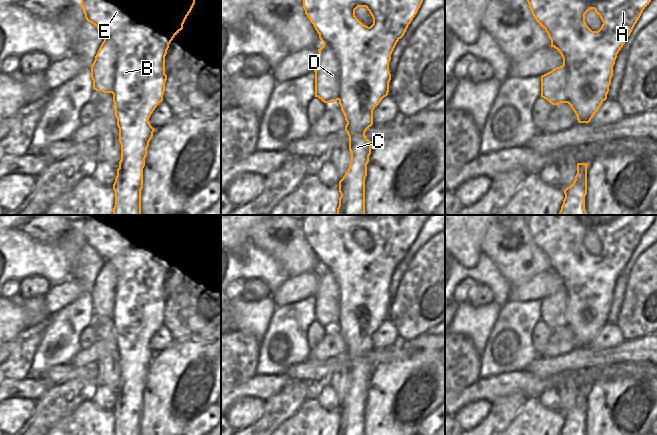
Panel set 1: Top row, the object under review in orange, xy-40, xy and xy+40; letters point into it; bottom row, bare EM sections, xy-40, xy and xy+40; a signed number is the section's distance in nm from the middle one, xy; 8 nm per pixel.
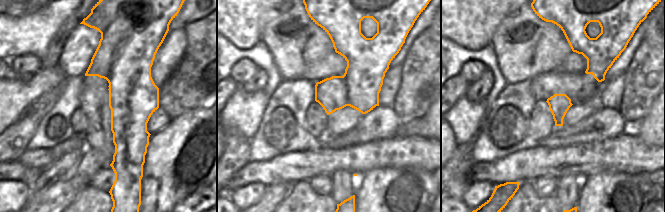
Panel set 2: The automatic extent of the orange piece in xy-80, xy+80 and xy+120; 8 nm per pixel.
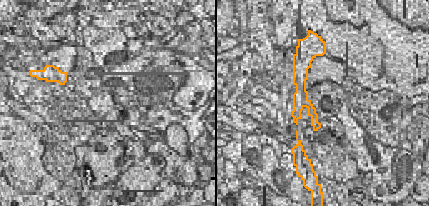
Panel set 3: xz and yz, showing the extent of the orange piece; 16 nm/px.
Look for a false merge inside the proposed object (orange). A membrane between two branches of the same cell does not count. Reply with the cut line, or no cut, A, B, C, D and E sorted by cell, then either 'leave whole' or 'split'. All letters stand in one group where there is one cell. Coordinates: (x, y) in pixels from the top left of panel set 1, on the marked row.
xy (323, 44), (336, 54), (340, 62), (338, 99) | A B C E / D | split

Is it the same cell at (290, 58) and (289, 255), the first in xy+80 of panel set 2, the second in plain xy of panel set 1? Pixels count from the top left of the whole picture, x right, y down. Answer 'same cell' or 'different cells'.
same cell

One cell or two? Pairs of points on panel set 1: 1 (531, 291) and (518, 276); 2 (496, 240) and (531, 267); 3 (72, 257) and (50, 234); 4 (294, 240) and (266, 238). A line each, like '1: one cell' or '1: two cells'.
1: two cells
2: one cell
3: one cell
4: one cell

